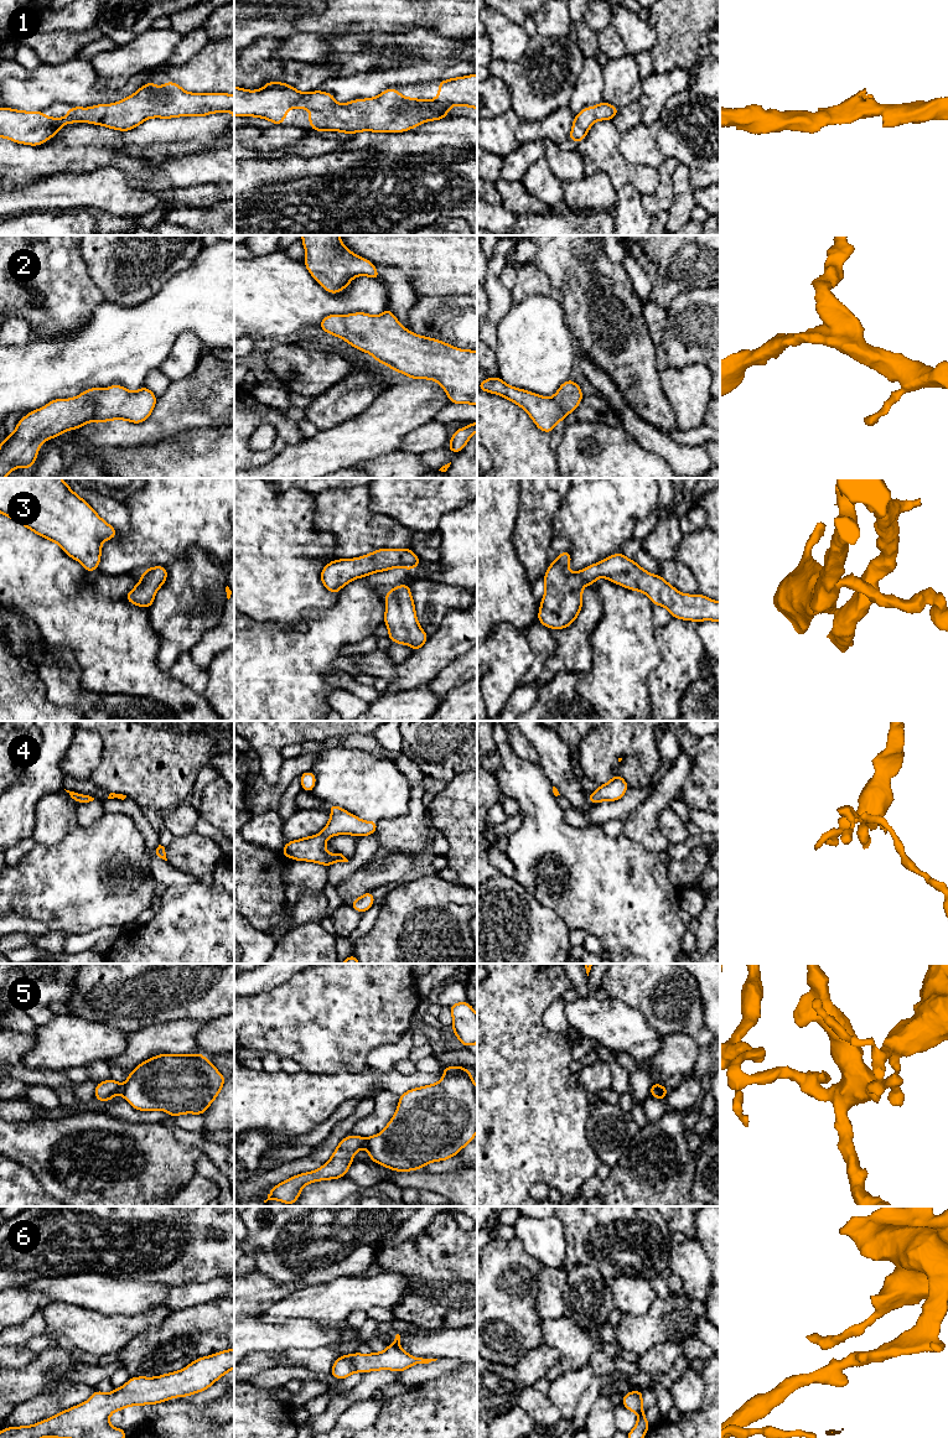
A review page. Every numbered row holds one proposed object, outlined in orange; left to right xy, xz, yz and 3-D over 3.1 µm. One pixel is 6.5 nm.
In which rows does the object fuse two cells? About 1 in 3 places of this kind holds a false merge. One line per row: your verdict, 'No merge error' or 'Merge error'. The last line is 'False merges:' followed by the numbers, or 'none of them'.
1: No merge error
2: No merge error
3: No merge error
4: No merge error
5: Merge error
6: No merge error
False merges: 5

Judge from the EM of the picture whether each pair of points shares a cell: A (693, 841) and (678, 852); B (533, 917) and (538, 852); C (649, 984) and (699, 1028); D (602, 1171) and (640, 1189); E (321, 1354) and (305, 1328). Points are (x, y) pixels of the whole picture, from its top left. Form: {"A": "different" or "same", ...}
{"A": "same", "B": "different", "C": "same", "D": "different", "E": "different"}

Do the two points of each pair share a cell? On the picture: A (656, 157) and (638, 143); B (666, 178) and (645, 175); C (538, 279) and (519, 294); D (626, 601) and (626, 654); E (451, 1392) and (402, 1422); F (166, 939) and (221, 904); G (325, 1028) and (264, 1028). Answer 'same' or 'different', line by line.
A: same
B: different
C: same
D: same
E: same
F: same
G: same

